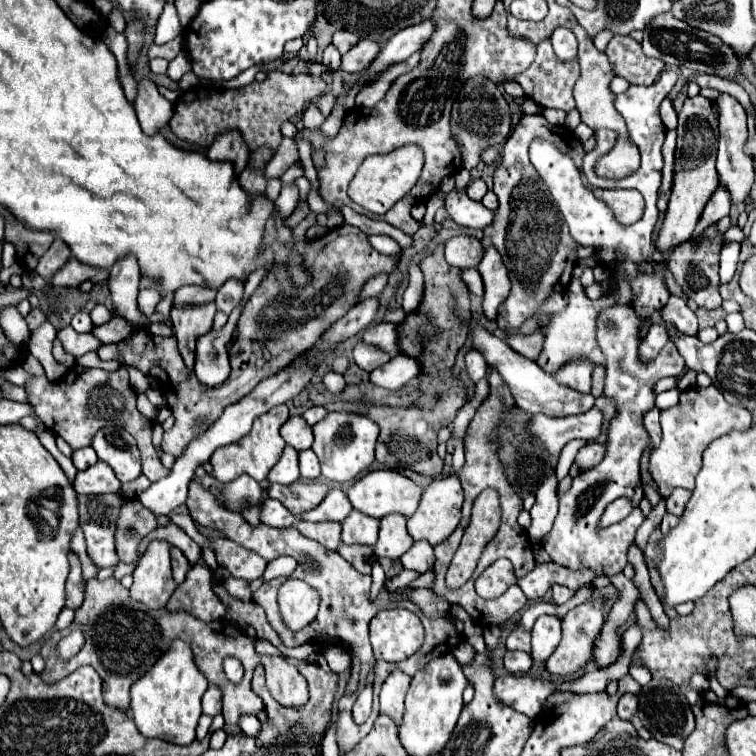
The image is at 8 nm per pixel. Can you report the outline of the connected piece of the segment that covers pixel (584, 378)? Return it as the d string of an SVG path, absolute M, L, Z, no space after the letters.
M572 359L568 363L564 363L554 379L566 387L572 387L580 393L590 393L590 375L592 375L594 363L588 359Z

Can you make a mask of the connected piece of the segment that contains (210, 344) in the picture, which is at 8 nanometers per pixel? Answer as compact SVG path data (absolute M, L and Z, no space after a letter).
M240 303L232 313L228 323L222 329L210 329L202 337L196 339L196 361L194 361L194 373L200 379L200 383L208 387L216 387L224 383L230 375L230 363L228 363L228 349L226 343L232 337L232 331L238 323L238 317L242 313L244 305Z

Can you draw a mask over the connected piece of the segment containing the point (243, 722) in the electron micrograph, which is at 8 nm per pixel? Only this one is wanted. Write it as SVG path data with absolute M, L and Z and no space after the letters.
M242 715L238 721L238 727L246 733L246 735L258 735L260 731L260 721L256 719L256 715Z

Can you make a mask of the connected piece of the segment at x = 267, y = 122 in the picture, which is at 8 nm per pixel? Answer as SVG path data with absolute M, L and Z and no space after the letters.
M270 71L262 83L254 81L240 89L224 89L210 85L208 89L204 89L204 85L196 85L178 97L170 129L178 139L200 147L210 147L218 133L236 129L240 131L250 155L262 147L270 149L274 155L282 141L280 125L292 119L294 115L300 115L308 103L316 101L324 93L326 83L322 81L322 77L308 73L288 75L282 71Z

